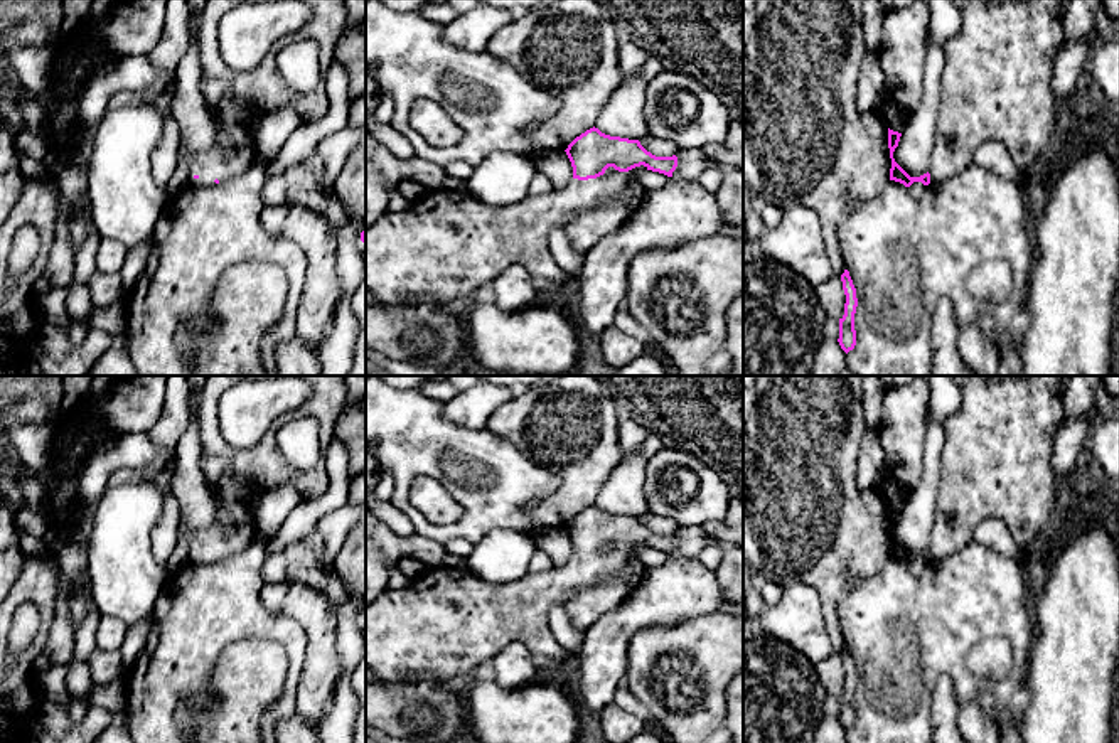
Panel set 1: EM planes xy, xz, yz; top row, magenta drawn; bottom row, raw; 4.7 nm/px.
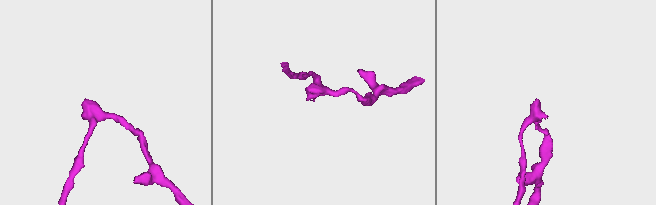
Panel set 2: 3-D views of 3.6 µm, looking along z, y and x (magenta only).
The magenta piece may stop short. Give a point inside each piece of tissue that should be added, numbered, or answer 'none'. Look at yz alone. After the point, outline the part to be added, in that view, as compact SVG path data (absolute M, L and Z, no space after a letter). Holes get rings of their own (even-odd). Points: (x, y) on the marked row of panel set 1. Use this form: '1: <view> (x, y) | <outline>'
1: yz (831, 326) | M826 318L824 322L824 337L831 339L831 340L838 340L839 339L839 320L838 318Z

